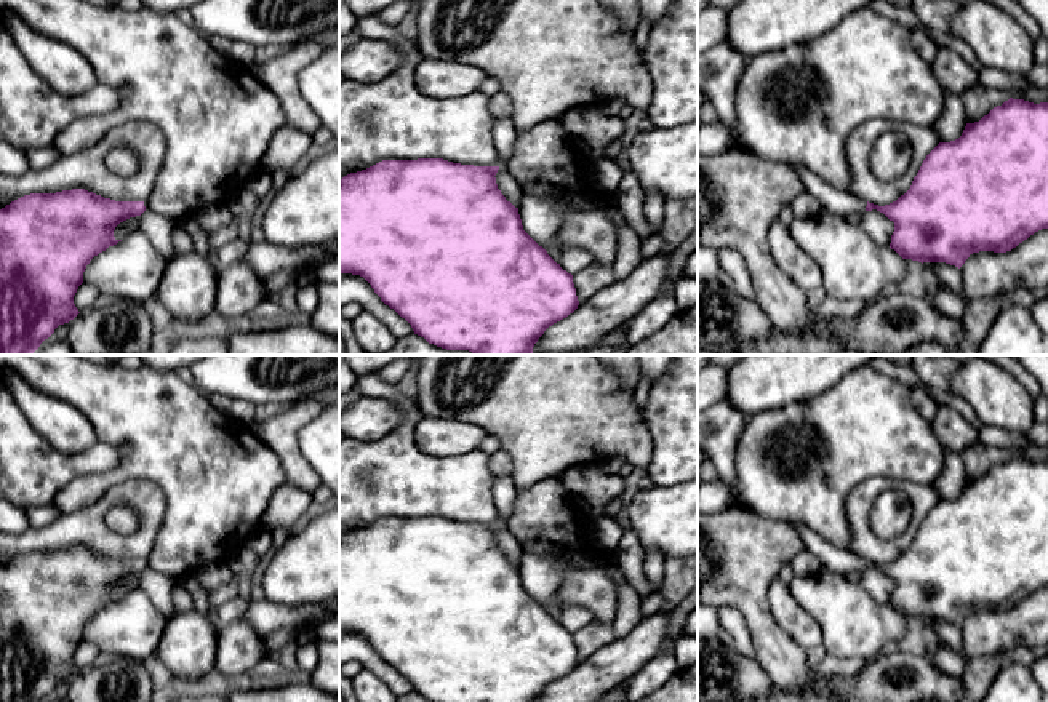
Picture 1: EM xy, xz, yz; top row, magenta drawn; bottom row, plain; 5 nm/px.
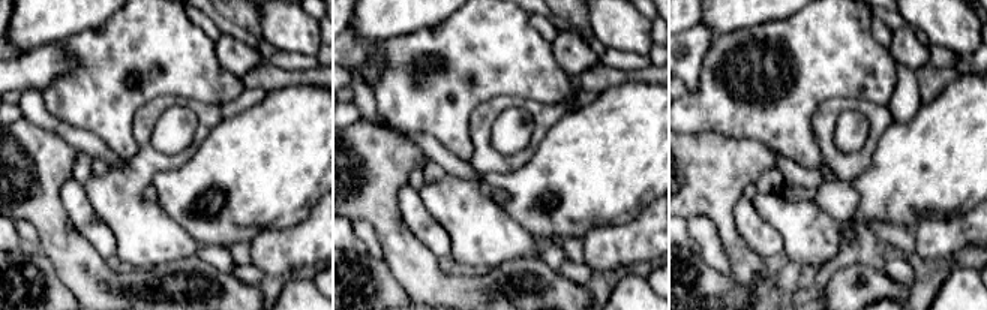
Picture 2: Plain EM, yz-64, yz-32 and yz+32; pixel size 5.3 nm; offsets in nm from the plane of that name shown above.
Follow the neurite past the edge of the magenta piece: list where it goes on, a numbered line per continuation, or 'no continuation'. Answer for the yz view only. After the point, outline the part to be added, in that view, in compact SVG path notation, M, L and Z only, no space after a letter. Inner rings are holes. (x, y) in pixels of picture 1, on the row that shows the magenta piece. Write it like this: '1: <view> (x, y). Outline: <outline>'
1: yz (839, 202). Outline: M805 166L792 168L800 176L805 190L816 197L821 208L826 208L835 214L846 216L850 219L854 219L856 216L861 216L866 211L867 206L866 200L861 200L851 195L850 192L838 190L829 185L826 181L822 181L819 176L816 176Z

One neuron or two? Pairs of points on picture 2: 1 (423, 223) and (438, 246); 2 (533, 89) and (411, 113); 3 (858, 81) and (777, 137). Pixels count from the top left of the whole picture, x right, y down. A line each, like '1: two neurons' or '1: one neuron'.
1: one neuron
2: one neuron
3: one neuron

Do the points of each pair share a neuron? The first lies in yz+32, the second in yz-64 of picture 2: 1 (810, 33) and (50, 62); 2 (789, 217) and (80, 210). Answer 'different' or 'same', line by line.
1: different
2: different

